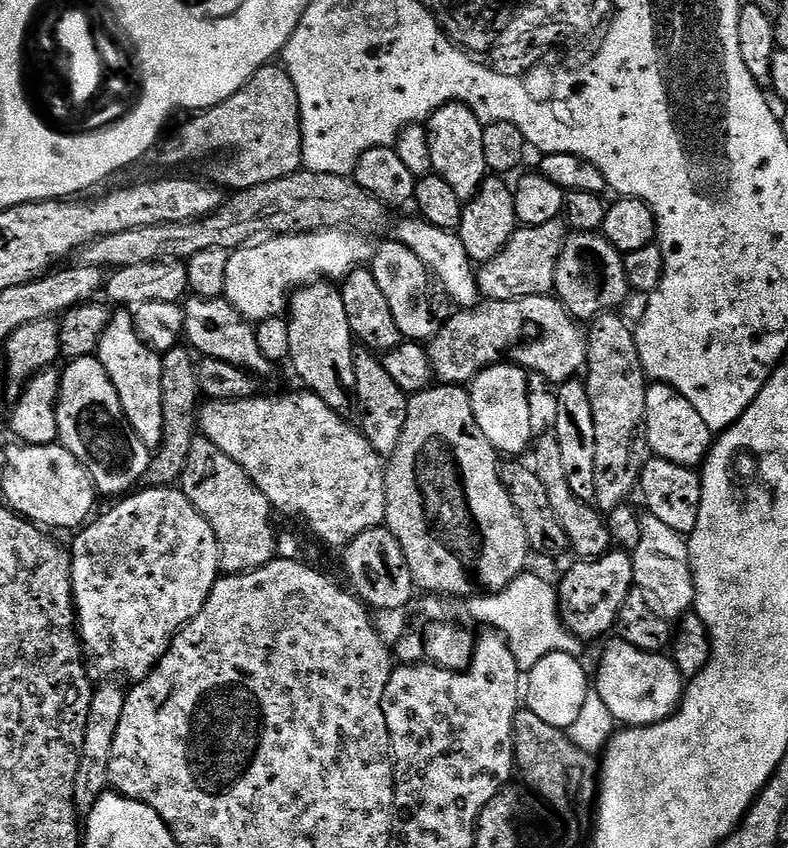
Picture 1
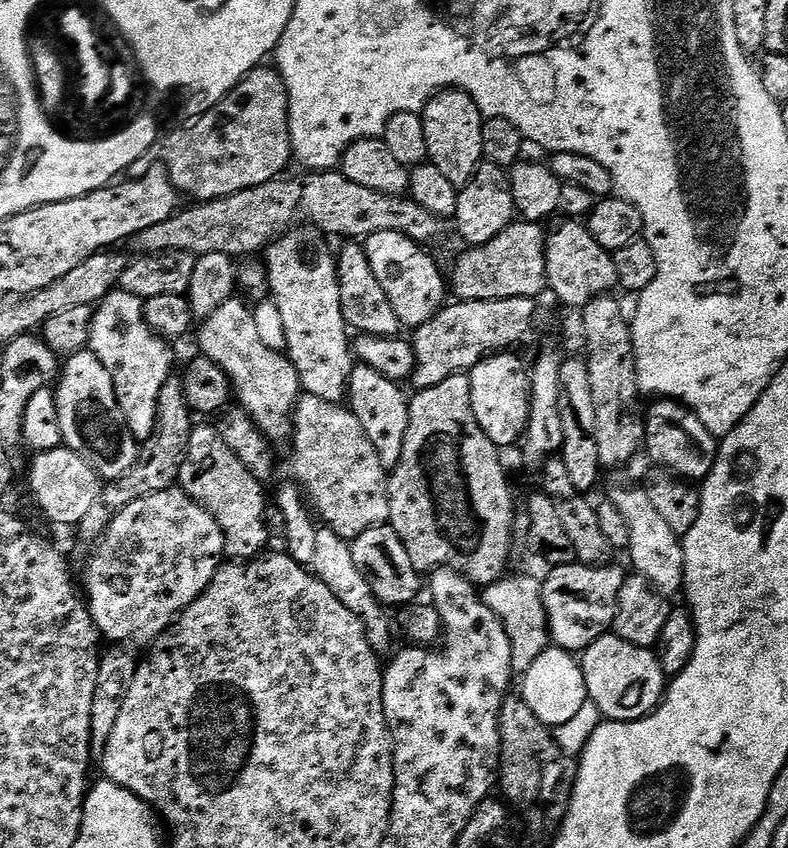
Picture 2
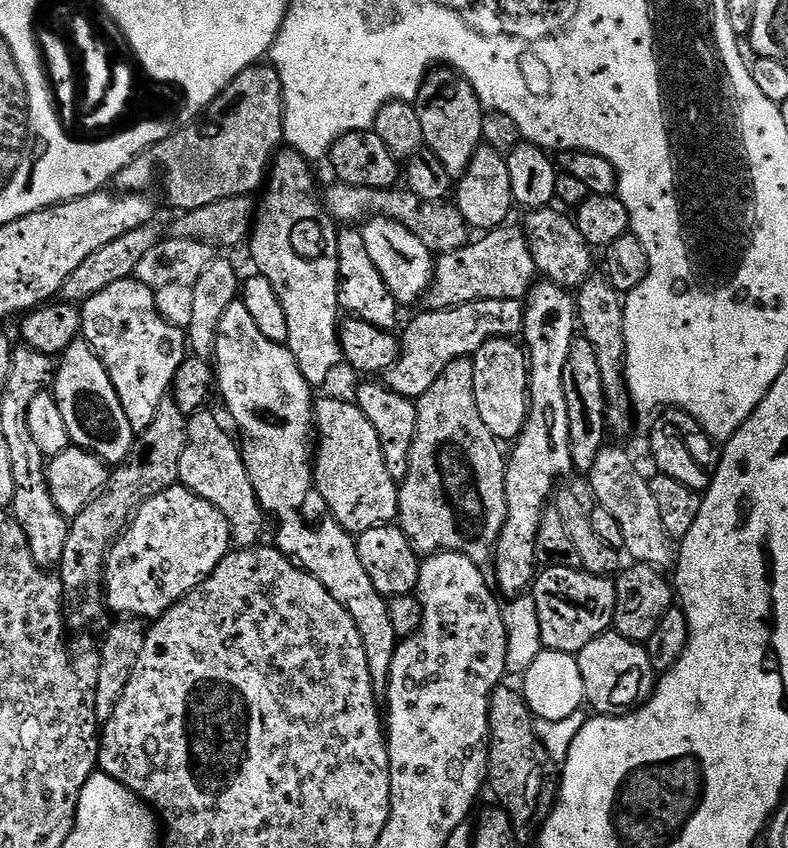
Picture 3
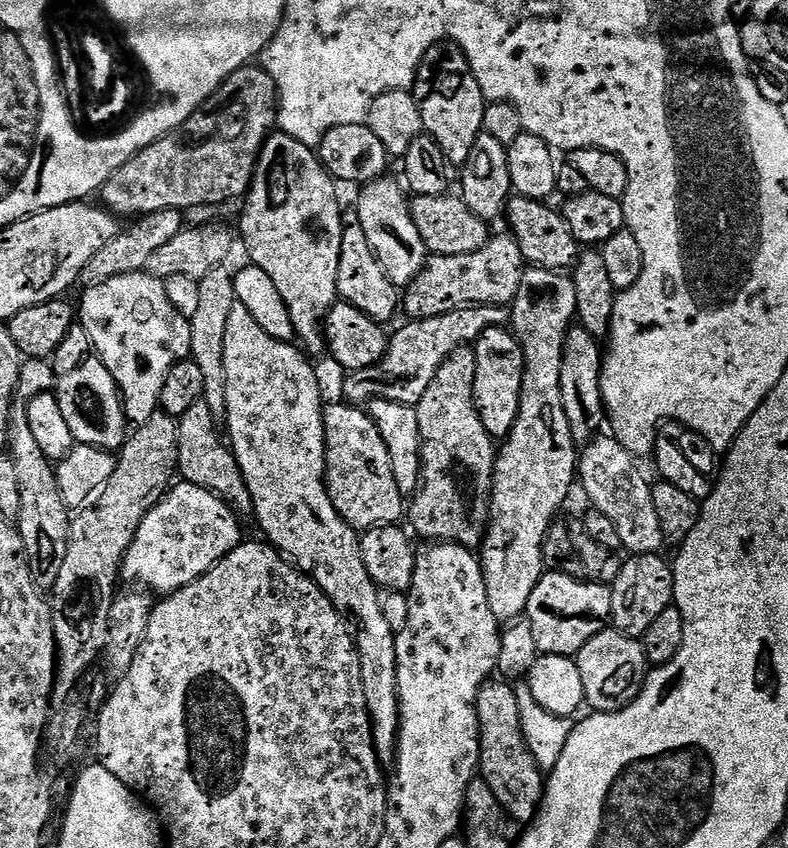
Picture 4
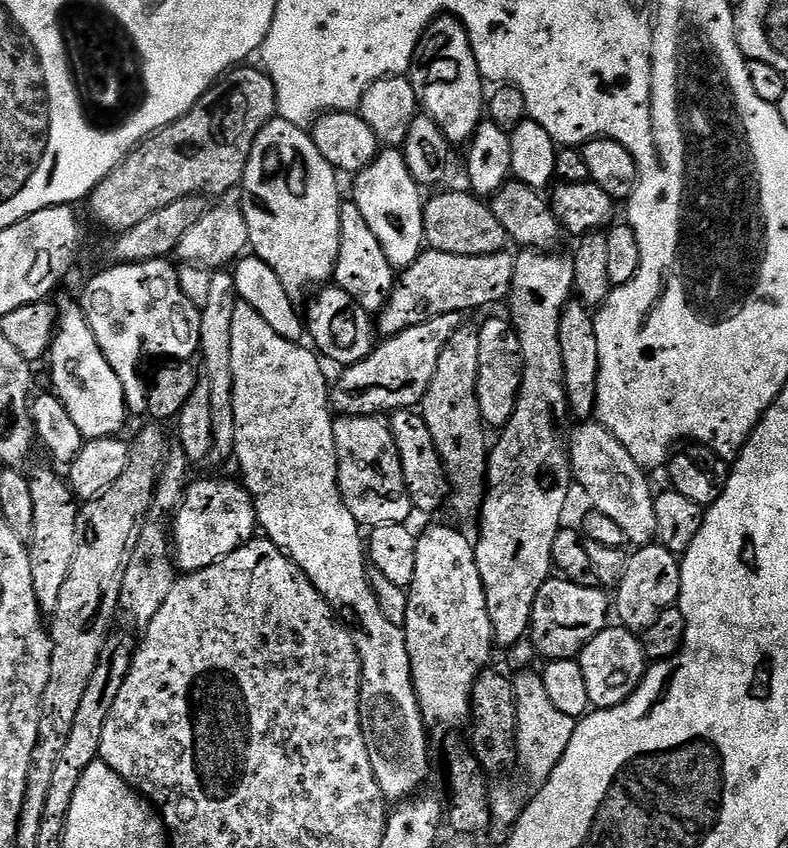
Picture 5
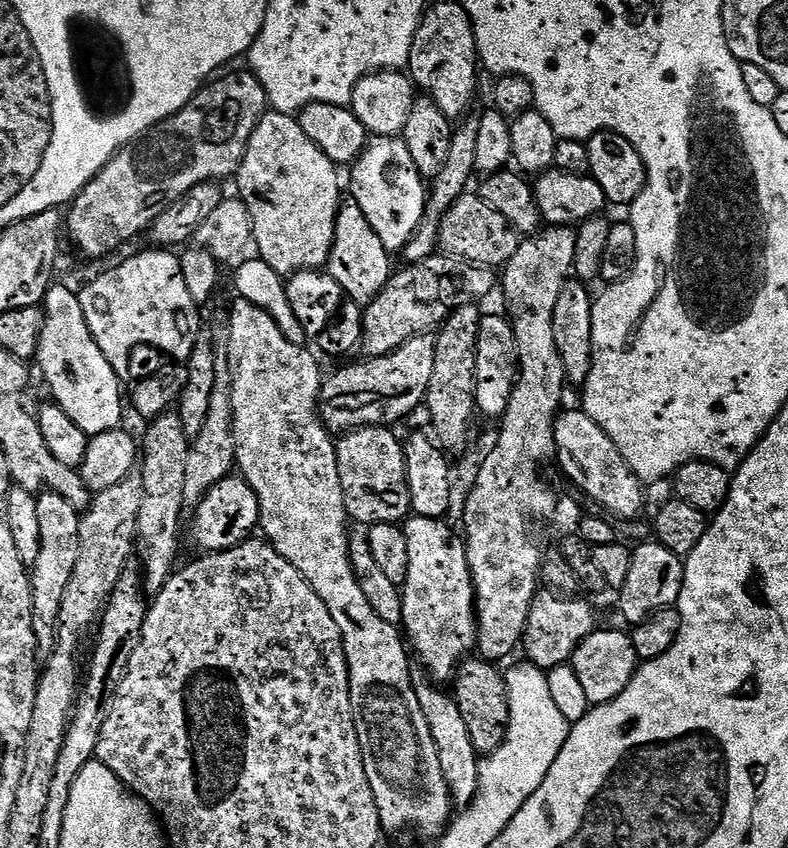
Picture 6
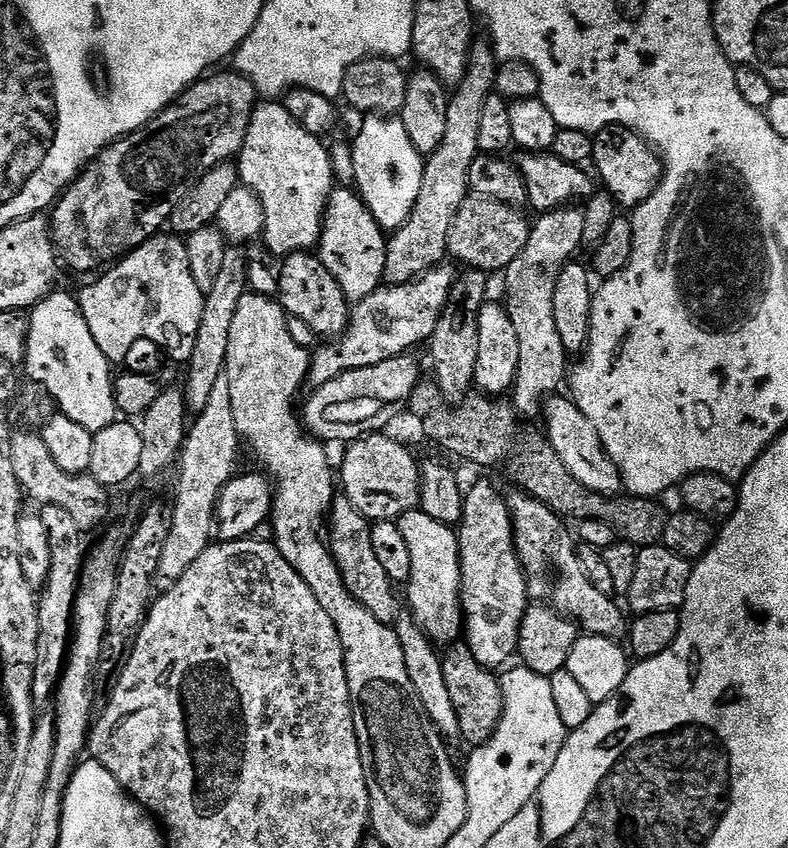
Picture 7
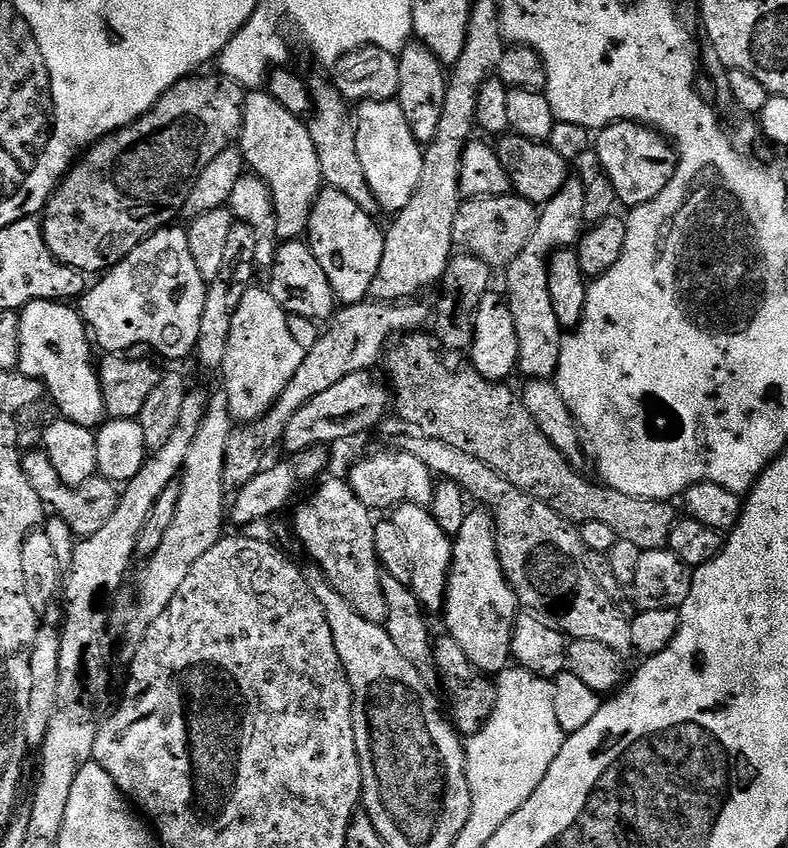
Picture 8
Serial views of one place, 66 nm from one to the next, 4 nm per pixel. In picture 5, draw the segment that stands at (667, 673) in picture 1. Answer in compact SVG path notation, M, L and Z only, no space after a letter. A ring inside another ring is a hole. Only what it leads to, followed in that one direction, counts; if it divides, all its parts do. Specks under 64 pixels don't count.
M623 626L603 628L579 654L582 678L586 678L588 703L593 709L613 708L628 700L644 679L646 661L640 637ZM616 627L616 628L615 628Z

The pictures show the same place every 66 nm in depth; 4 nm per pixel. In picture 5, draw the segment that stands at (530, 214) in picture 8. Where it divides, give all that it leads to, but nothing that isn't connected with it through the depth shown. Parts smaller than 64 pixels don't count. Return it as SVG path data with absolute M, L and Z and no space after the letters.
M471 191L444 192L430 199L424 206L424 239L434 252L462 254L463 256L486 256L505 251L510 241L502 222L494 218L491 207Z

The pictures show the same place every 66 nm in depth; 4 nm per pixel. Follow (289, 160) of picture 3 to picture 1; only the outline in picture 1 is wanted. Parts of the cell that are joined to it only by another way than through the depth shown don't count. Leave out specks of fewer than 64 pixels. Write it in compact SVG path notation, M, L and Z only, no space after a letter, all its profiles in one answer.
M308 282L297 287L289 299L286 319L290 330L288 360L297 378L304 383L301 385L322 398L330 410L347 417L356 406L354 337L339 287L332 282Z

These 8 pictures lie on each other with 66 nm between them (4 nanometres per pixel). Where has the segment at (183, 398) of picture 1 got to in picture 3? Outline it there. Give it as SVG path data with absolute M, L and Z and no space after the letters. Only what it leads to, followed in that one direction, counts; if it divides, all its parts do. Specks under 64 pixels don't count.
M171 398L158 402L154 422L150 422L150 426L146 426L146 430L135 437L131 456L109 471L106 486L102 486L102 494L98 494L98 498L94 498L94 502L90 502L90 506L86 506L82 514L71 517L66 550L62 550L62 558L58 565L58 575L64 591L64 619L71 631L73 628L76 632L96 632L100 627L103 629L109 623L110 613L104 599L104 563L108 561L108 552L112 549L114 541L128 527L132 515L146 501L154 498L154 494L162 494L162 490L177 487L180 479L182 450L186 450L187 441L188 417L182 410L178 410L178 402L174 402Z

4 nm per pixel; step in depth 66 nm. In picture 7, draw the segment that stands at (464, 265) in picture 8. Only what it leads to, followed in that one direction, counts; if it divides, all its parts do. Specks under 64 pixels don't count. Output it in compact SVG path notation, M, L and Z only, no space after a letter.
M464 270L461 276L459 273L452 281L442 318L438 318L438 326L434 326L430 341L432 368L436 371L434 383L449 402L463 401L474 388L478 362L478 314L486 302L487 296L484 295L488 292L488 280L485 273L475 270Z

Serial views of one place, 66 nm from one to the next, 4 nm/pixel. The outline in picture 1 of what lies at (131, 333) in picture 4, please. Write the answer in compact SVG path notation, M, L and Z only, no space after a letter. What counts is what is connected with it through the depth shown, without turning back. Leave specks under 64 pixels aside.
M116 310L109 315L94 355L102 362L106 374L110 374L110 382L114 382L114 390L118 390L118 402L122 402L122 410L134 434L138 434L138 438L149 450L159 448L164 433L161 353L142 342L132 321L131 311Z

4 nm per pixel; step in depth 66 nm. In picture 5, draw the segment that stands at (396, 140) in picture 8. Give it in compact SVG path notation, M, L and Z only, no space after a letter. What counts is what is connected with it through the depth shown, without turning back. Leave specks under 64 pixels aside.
M384 150L377 156L375 162L366 170L355 173L356 185L352 188L351 203L362 210L362 218L374 230L374 238L382 242L386 250L386 258L391 262L393 269L408 268L425 251L424 239L424 206L420 200L422 189L414 182L410 174L410 166L406 166L403 151Z

